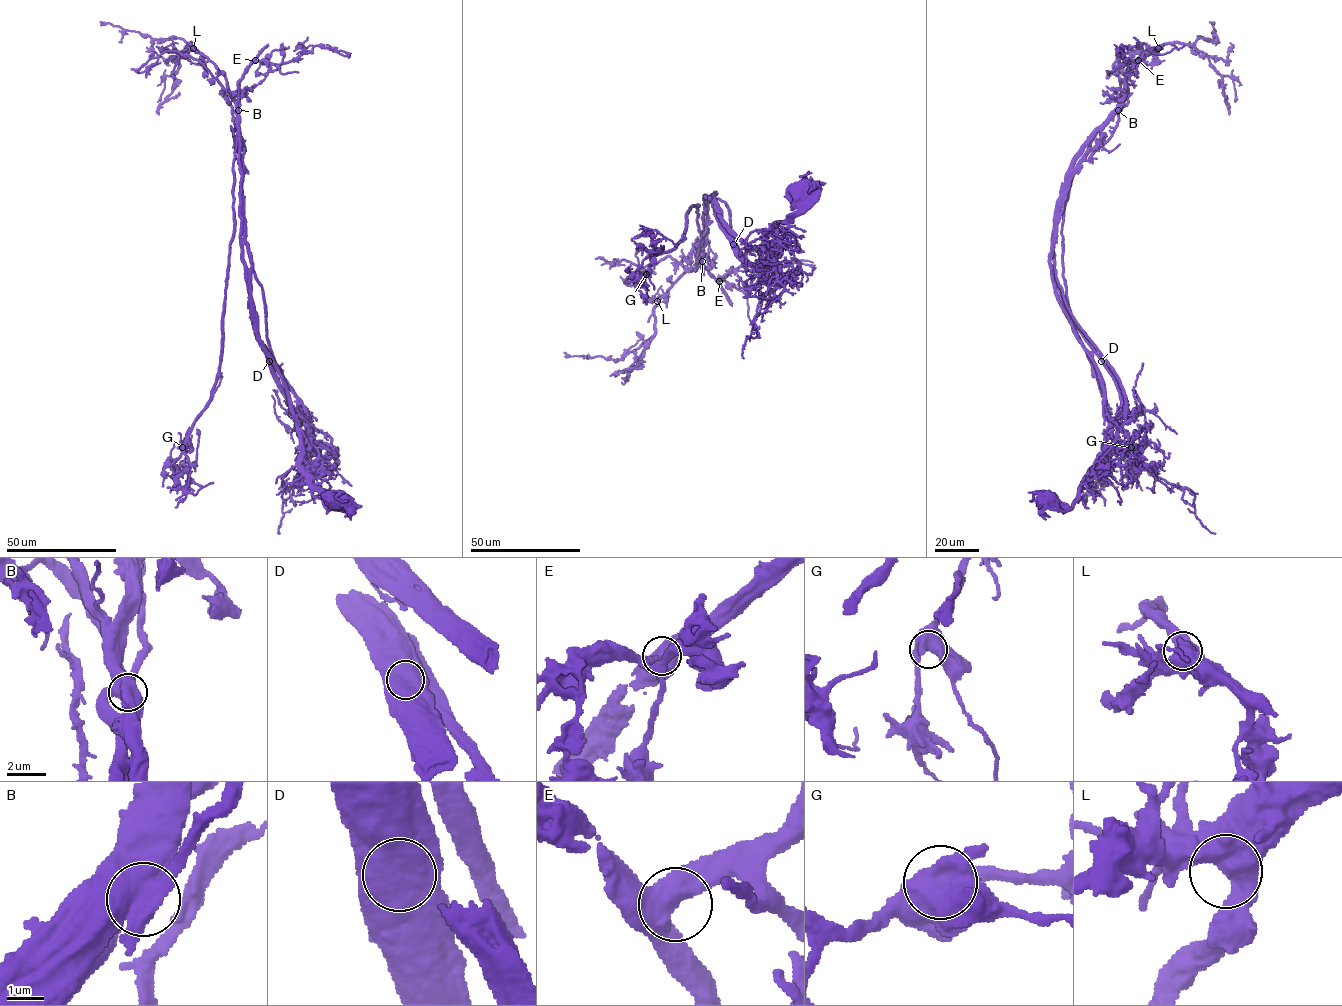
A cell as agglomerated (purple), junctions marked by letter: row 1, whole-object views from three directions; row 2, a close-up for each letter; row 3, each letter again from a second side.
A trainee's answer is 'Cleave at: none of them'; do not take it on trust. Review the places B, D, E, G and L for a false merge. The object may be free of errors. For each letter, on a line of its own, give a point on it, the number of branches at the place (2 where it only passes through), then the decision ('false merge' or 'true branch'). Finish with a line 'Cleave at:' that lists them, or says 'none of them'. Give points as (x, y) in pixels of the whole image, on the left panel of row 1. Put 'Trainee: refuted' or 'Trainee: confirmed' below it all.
B: (238, 110) | 2 | false merge
D: (269, 361) | 2 | true branch
E: (255, 60) | 2 | true branch
G: (182, 447) | 2 | true branch
L: (193, 48) | 2 | true branch
Cleave at: B
Trainee: refuted

